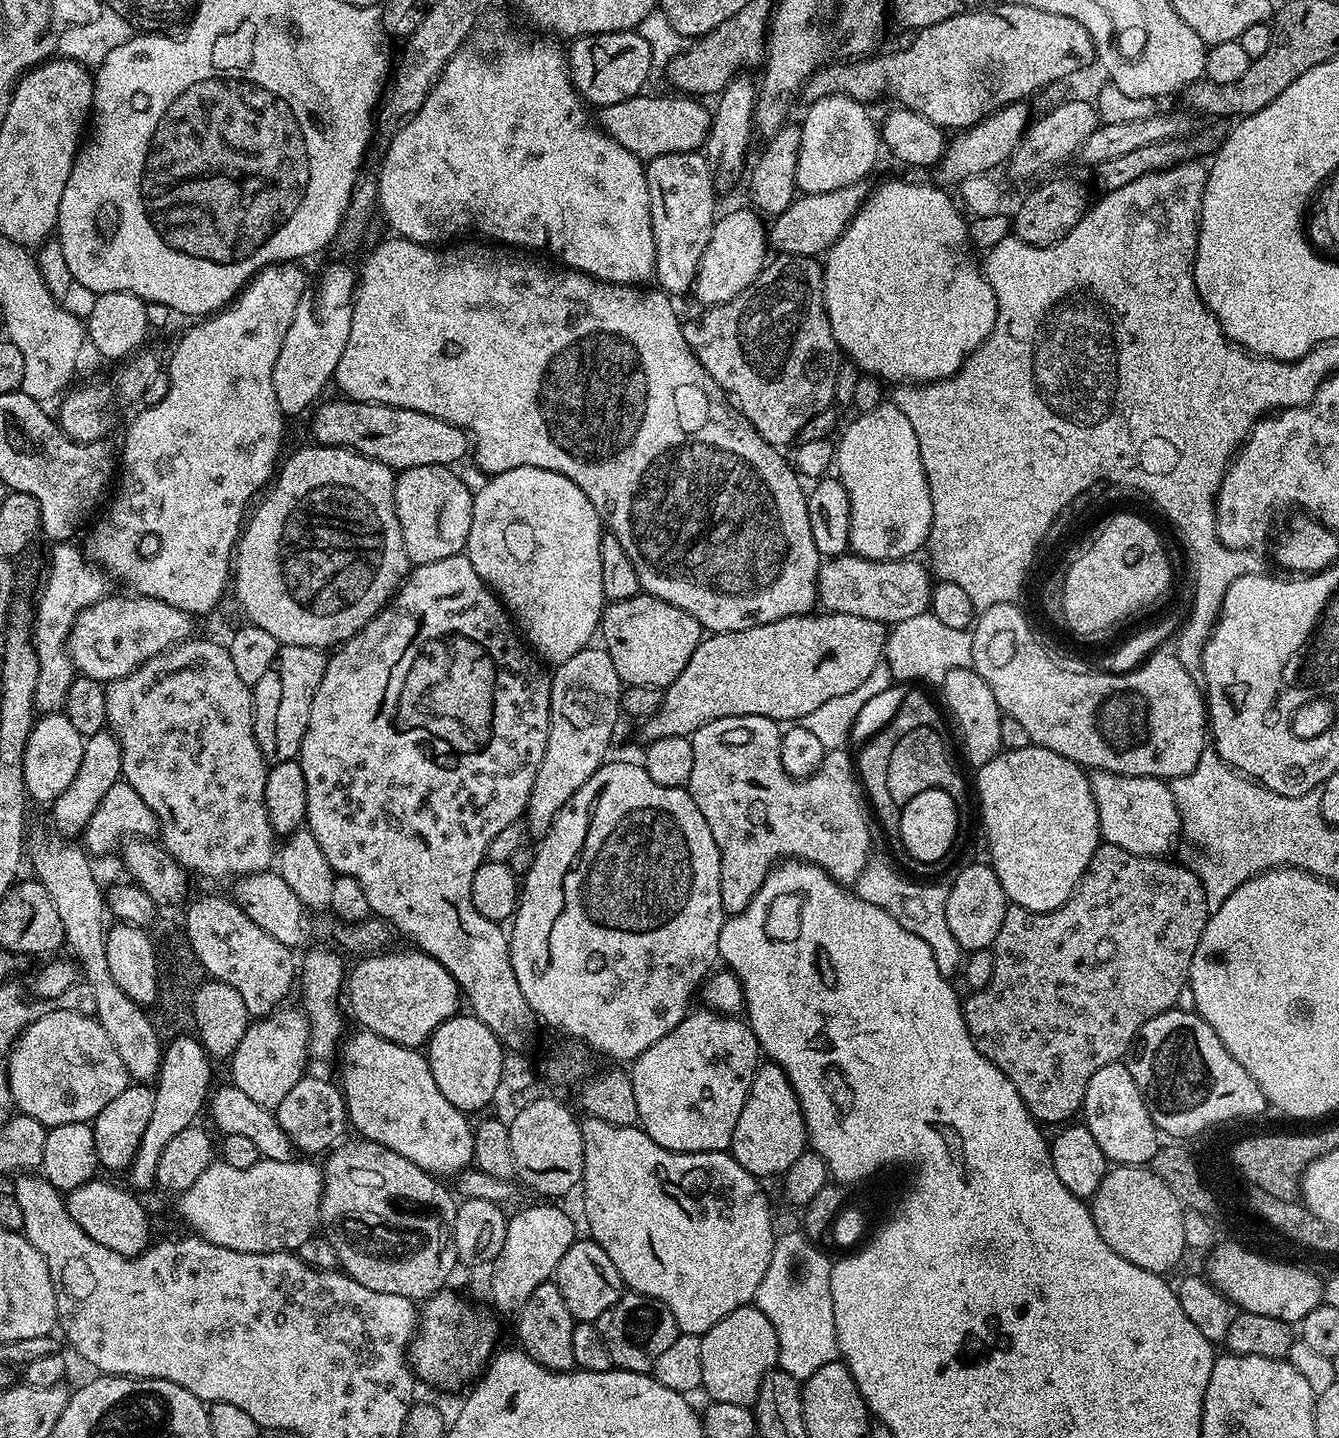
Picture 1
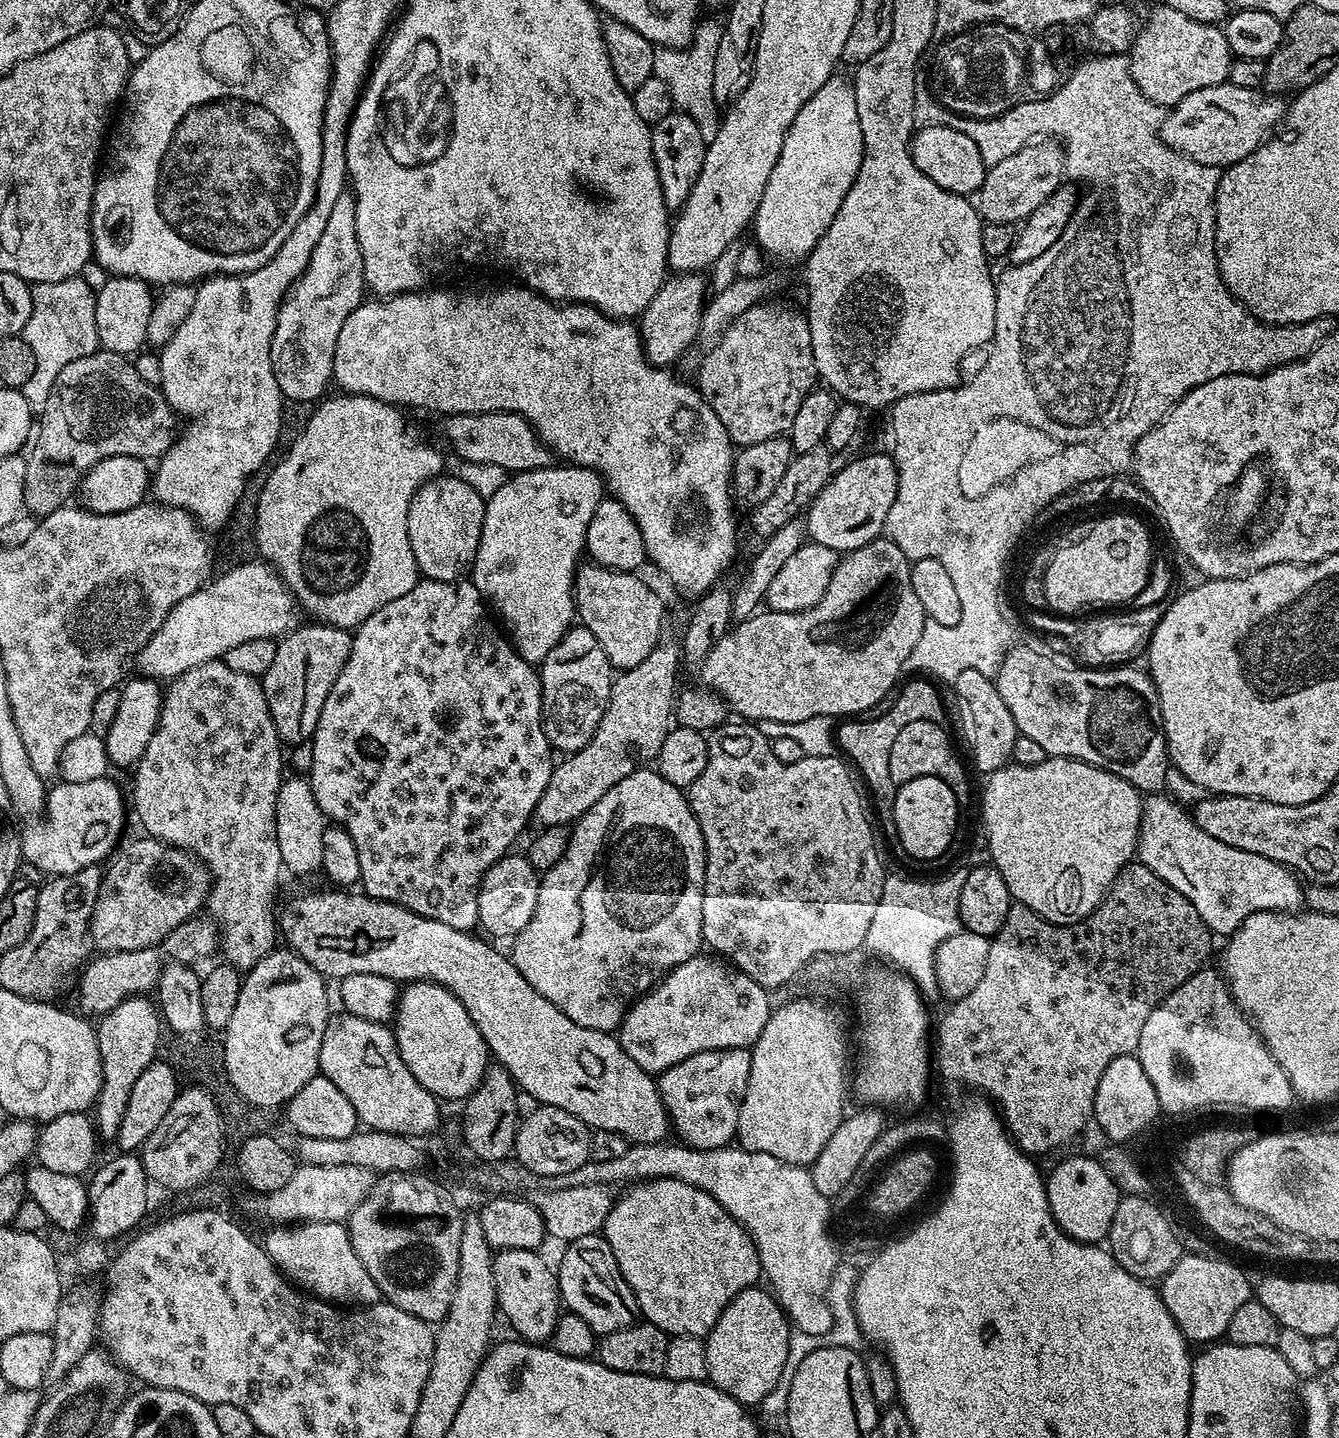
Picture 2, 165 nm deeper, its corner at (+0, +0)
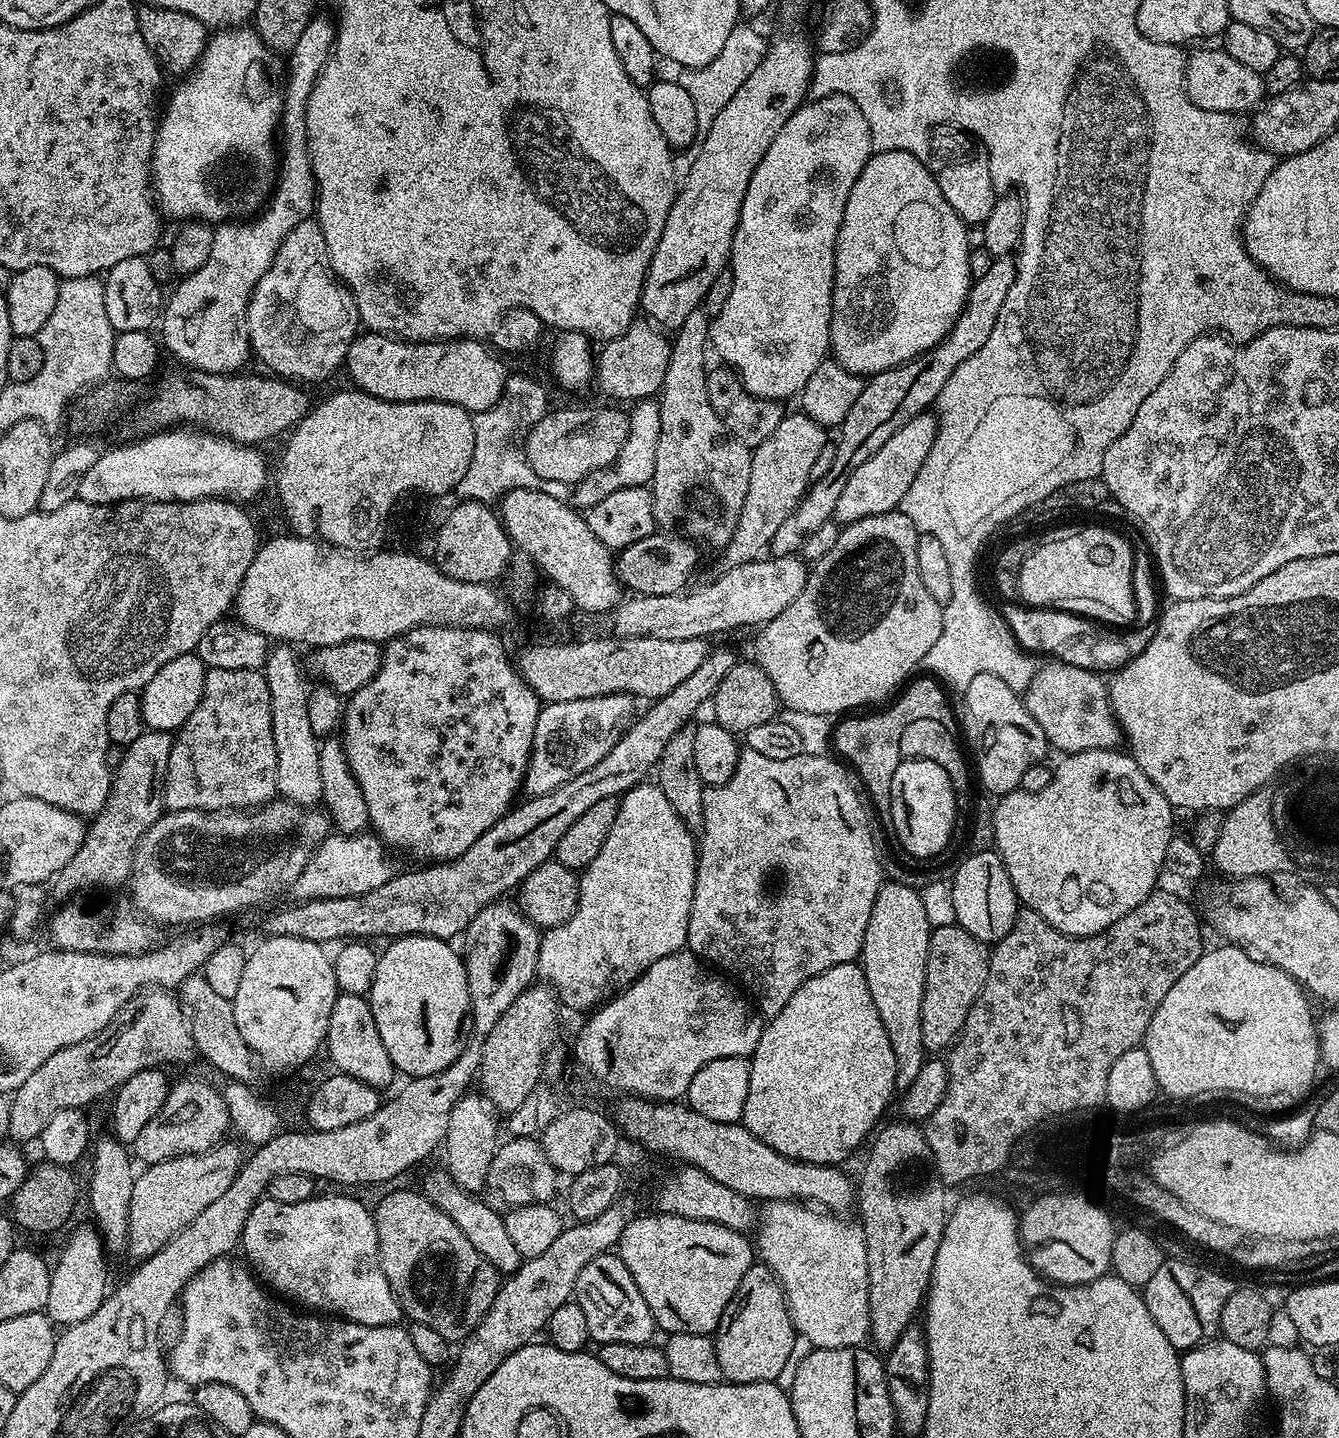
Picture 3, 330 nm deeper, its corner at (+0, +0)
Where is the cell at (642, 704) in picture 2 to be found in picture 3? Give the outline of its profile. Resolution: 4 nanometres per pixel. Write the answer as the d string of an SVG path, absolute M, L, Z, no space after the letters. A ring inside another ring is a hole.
M793 410L784 415L778 426L774 426L774 434L770 434L766 442L752 449L750 486L746 502L742 506L742 514L738 514L738 526L730 542L719 553L720 572L729 572L734 570L734 566L759 560L771 549L774 534L778 534L782 522L790 518L790 514L808 491L814 479L814 461L824 448L829 447L828 436L829 433L821 424L814 422L814 418L799 410Z

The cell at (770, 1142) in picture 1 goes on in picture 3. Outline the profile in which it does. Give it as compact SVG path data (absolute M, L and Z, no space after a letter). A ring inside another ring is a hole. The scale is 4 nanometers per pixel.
M856 962L839 964L806 981L780 1013L765 1023L764 1033L750 1057L750 1090L742 1123L754 1138L786 1158L840 1166L864 1139L873 1135L888 1099L896 1091L894 1050L882 1018L874 1010L863 967Z

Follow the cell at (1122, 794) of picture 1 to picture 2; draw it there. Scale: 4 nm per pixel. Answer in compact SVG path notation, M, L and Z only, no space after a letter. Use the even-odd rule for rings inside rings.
M1152 794L1144 800L1136 856L1162 882L1170 882L1217 937L1231 936L1255 912L1295 913L1305 903L1301 881L1291 868L1212 838L1196 825L1185 805L1168 794Z

